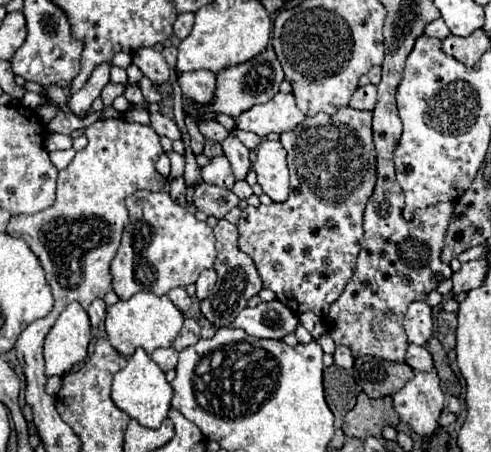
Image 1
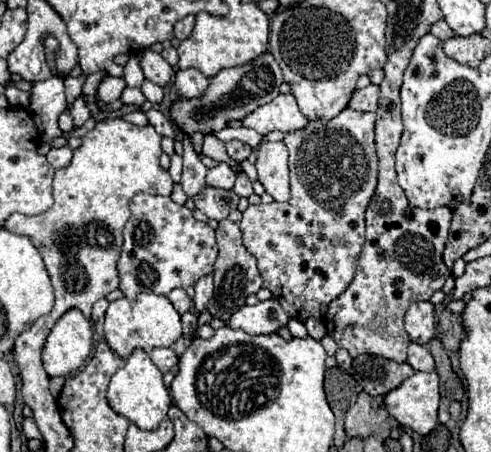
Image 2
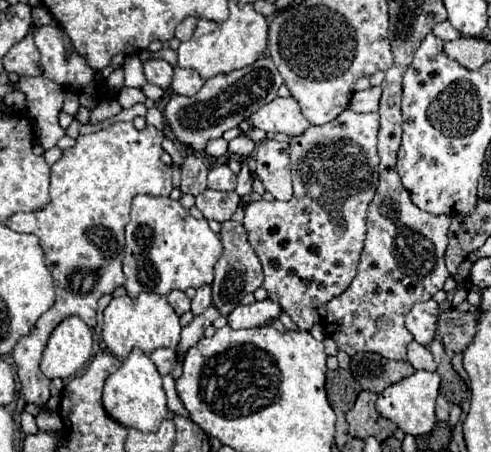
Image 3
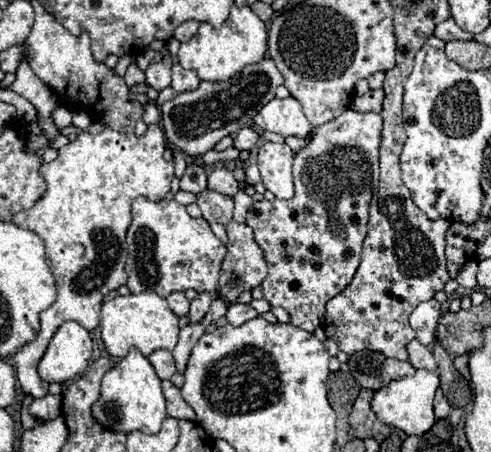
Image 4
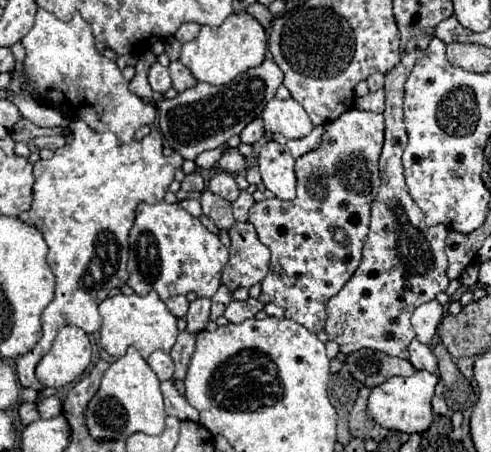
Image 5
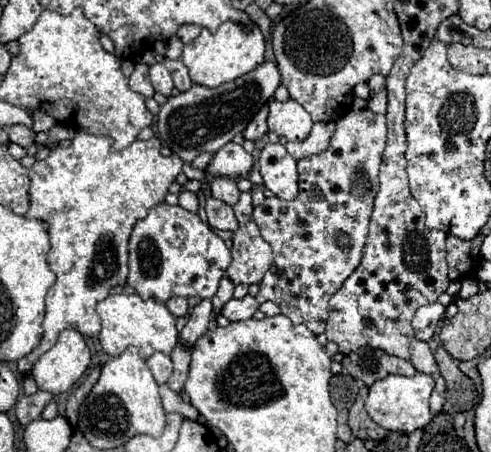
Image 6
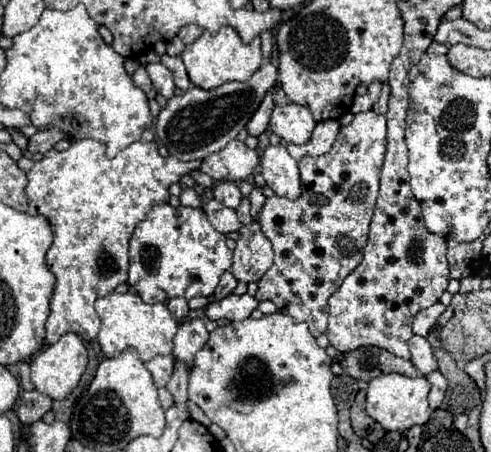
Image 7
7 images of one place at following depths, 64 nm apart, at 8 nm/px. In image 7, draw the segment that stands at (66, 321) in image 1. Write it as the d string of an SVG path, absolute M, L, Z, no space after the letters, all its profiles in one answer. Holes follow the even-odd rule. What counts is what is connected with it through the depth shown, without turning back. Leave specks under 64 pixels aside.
M68 332L56 344L44 346L32 358L32 384L34 384L34 390L38 390L42 394L48 394L52 400L64 400L78 386L80 376L86 370L86 364L88 364L88 352L86 352L84 342L74 332Z

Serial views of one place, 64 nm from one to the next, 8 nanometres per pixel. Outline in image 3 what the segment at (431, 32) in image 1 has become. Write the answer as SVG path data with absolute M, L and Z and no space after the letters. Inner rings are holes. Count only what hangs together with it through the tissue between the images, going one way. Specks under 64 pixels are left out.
M446 20L446 22L440 22L440 24L436 24L434 26L434 30L432 30L438 38L442 38L442 40L456 40L456 38L460 38L462 34Z

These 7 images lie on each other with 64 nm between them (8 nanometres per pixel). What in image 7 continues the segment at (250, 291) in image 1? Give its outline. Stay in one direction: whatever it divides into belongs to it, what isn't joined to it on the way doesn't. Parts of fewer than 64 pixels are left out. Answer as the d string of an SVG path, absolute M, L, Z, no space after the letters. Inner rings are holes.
M250 222L240 228L230 272L240 282L258 282L272 266L272 258L274 250L270 240L264 236L258 222Z

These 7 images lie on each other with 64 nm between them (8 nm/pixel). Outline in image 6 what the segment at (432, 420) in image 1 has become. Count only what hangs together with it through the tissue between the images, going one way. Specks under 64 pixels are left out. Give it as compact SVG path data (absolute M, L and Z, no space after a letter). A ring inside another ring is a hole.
M390 374L382 380L376 380L368 390L366 398L366 412L368 416L380 424L386 430L398 430L398 432L414 432L418 428L424 428L432 420L432 412L428 408L428 398L432 394L432 376L428 374L416 374L412 378Z

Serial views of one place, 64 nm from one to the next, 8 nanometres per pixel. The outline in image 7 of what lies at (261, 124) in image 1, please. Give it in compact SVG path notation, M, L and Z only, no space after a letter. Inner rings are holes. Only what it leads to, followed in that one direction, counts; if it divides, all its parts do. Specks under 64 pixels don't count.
M292 102L286 106L276 106L270 118L270 130L278 134L284 142L292 144L306 144L314 126L316 122L312 120L310 110Z

